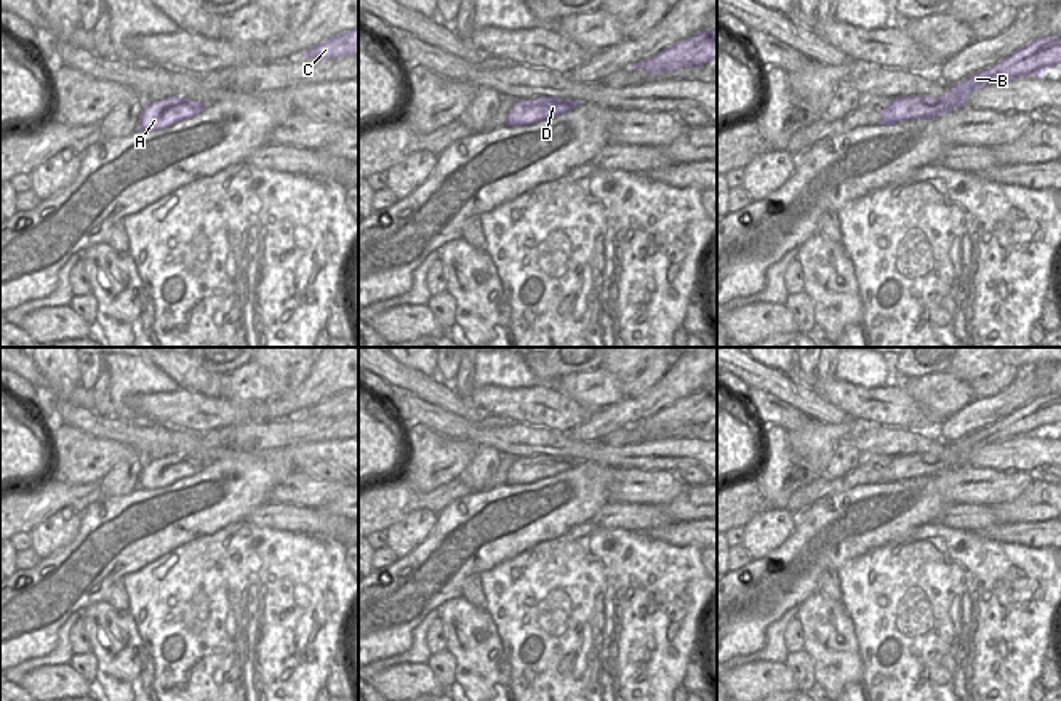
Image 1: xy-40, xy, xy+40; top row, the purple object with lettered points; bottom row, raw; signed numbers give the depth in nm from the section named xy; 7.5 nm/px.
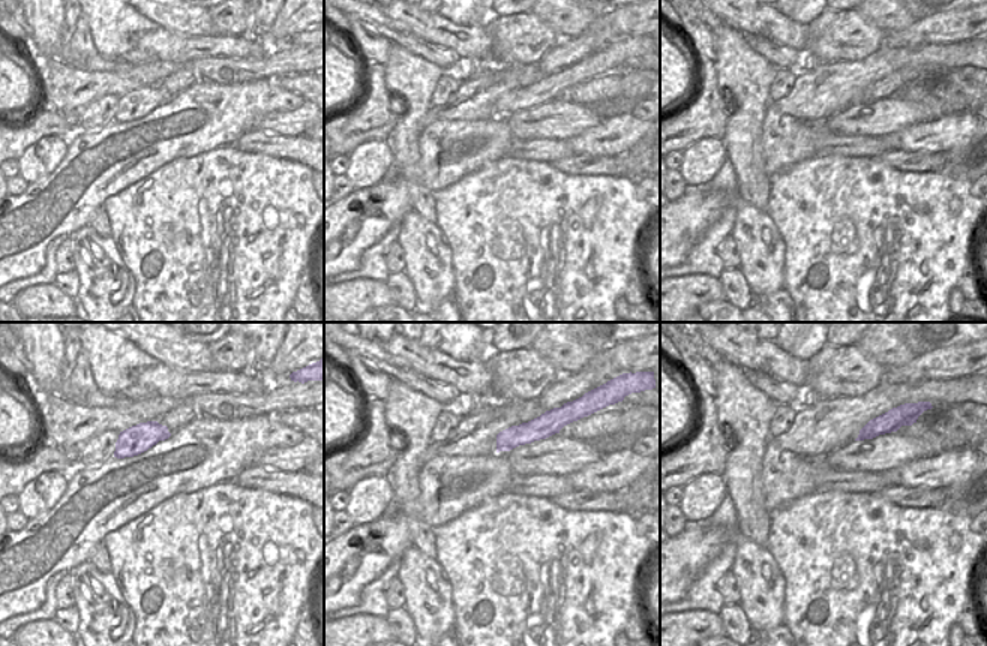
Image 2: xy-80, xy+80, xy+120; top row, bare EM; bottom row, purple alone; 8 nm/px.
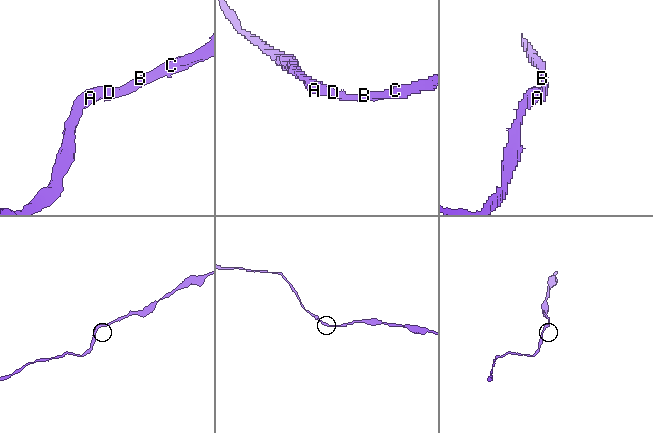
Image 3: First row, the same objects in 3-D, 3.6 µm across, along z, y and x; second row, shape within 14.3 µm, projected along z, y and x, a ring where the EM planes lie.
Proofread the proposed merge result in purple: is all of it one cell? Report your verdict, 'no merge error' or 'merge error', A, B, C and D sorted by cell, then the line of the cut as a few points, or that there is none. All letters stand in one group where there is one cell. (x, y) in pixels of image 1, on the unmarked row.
no merge error | A B C D | no cut

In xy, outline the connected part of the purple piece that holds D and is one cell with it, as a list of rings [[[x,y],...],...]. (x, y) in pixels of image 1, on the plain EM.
[[[539,455],[536,458],[517,458],[510,466],[506,485],[535,483],[541,479],[554,477],[575,466],[578,459],[560,458],[557,455]]]

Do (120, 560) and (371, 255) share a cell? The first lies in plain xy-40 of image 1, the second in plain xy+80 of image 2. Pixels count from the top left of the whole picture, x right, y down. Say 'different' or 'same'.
different

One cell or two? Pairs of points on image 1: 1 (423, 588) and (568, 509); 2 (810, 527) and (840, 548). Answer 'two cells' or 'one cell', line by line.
1: one cell
2: one cell

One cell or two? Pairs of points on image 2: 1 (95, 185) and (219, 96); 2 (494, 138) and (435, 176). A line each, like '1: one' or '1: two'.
1: one
2: one

